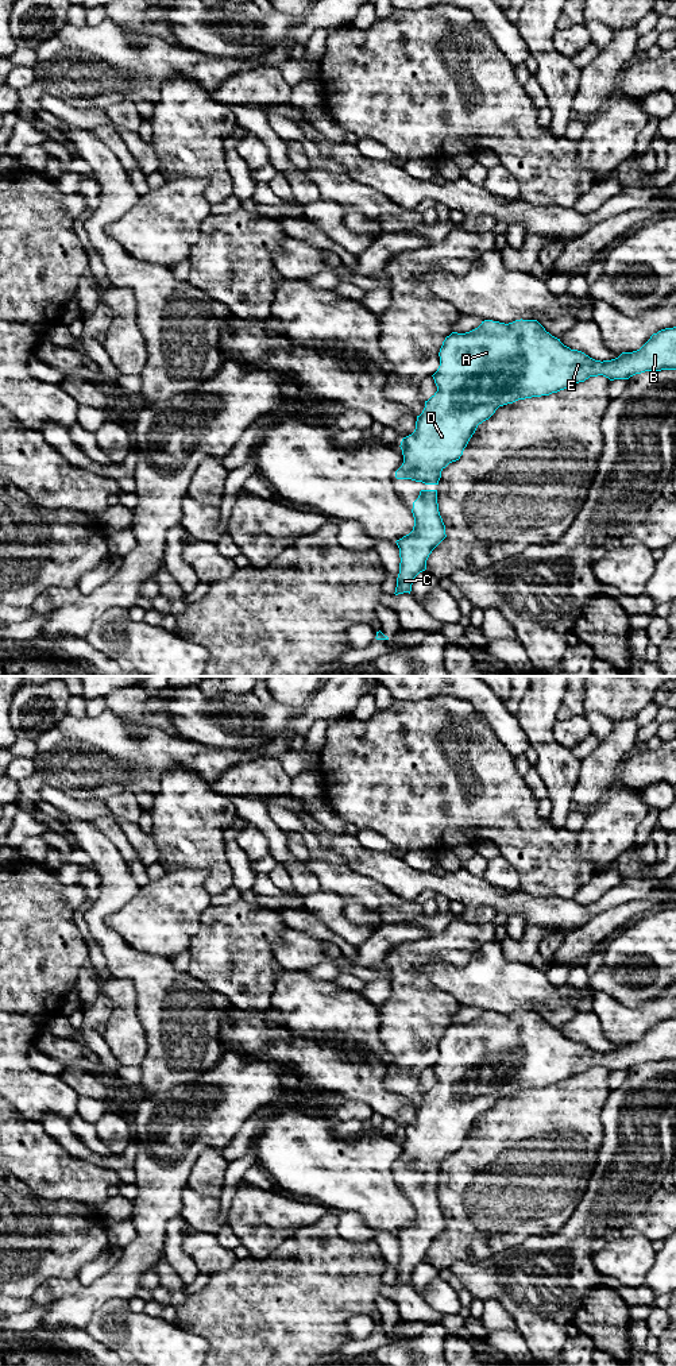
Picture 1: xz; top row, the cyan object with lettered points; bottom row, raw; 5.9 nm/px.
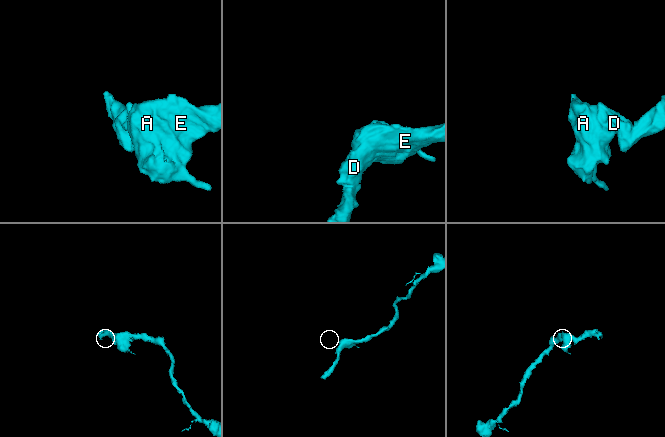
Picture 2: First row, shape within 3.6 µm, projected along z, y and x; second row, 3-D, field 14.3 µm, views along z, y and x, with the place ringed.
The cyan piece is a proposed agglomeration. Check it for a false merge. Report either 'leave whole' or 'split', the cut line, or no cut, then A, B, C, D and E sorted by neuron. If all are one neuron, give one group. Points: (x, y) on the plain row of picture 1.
leave whole; no cut; A B C D E

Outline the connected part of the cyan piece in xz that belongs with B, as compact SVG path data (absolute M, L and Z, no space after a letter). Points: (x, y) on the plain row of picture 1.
M521 1010L509 1015L484 1011L470 1023L452 1023L447 1027L439 1047L440 1057L432 1066L437 1083L425 1092L414 1123L401 1132L403 1154L395 1162L397 1170L439 1176L441 1162L460 1150L478 1116L488 1111L499 1097L549 1087L590 1068L603 1066L614 1072L629 1070L645 1062L676 1061L676 1018L653 1024L637 1042L600 1053L564 1037L537 1011Z

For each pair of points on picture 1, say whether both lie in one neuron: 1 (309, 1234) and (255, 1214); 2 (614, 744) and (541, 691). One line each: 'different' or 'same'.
1: different
2: different

